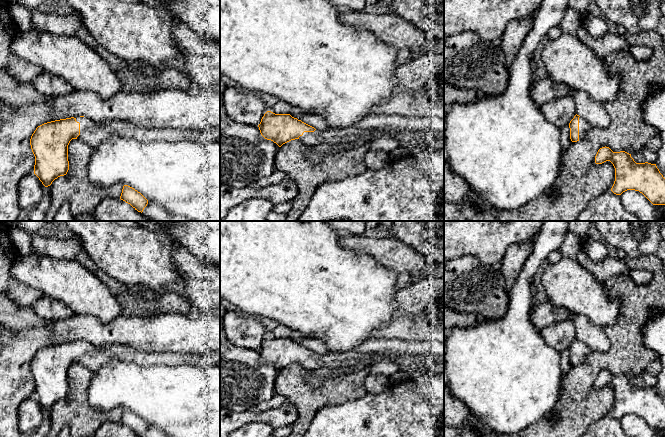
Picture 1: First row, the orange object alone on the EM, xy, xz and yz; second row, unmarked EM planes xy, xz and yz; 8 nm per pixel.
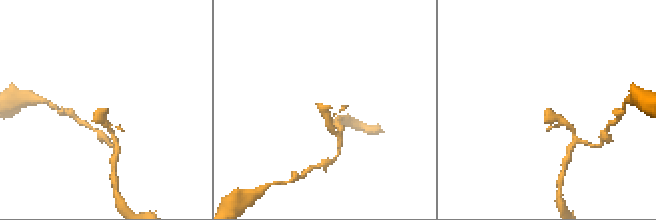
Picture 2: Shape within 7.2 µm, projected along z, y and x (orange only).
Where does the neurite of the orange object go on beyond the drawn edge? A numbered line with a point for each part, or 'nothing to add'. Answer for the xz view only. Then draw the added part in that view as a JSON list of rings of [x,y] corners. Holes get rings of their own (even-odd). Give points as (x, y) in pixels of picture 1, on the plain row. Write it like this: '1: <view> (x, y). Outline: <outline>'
1: xz (335, 361). Outline: [[[353,350],[344,353],[304,356],[303,359],[299,361],[299,364],[304,366],[307,370],[321,368],[338,370],[343,367],[354,366],[360,362],[366,362],[367,366],[372,366],[375,362],[392,362],[398,365],[400,370],[408,373],[411,371],[421,371],[424,374],[444,374],[444,362],[441,355],[434,355],[433,361],[427,364],[403,365],[399,353],[363,353]]]

